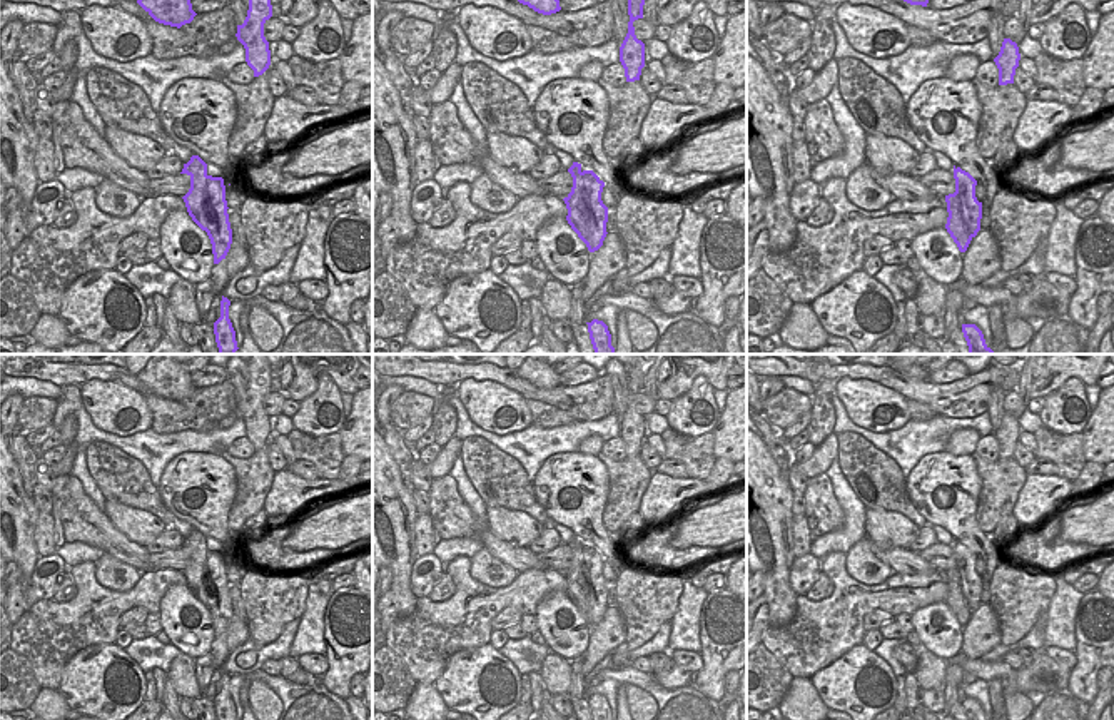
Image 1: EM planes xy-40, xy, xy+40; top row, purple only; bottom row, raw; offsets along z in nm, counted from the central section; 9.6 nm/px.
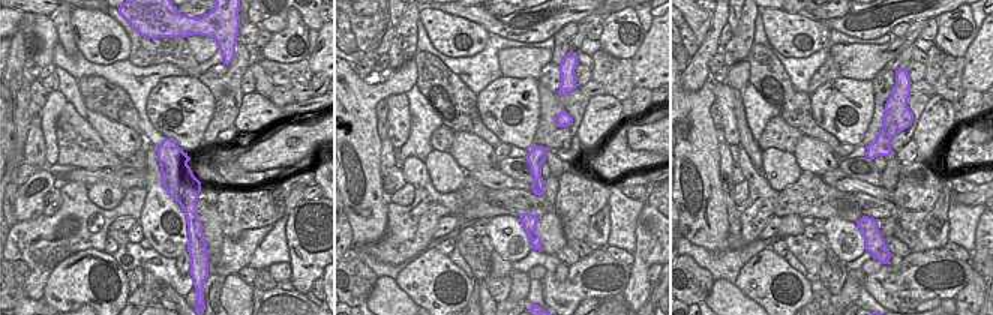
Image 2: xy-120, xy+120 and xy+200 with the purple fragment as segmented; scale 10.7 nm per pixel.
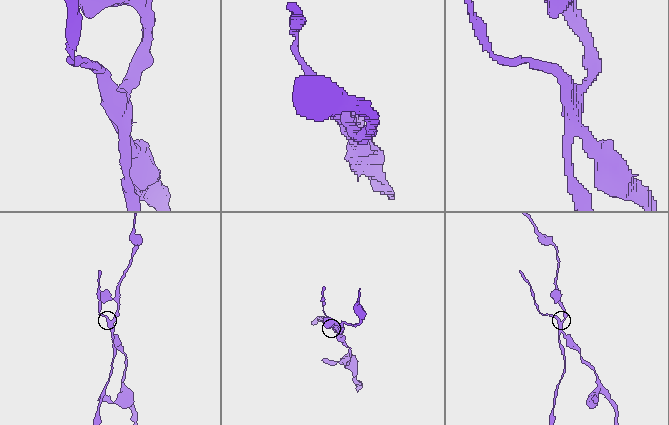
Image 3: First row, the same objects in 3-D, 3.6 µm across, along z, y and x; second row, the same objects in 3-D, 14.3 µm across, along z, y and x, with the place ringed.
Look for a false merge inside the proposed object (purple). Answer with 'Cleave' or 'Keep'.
Cleave.

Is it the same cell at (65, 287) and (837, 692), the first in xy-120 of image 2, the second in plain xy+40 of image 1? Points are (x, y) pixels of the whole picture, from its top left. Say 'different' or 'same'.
same

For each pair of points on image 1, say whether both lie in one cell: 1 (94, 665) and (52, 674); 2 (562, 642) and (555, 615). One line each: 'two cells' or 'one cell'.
1: two cells
2: one cell

